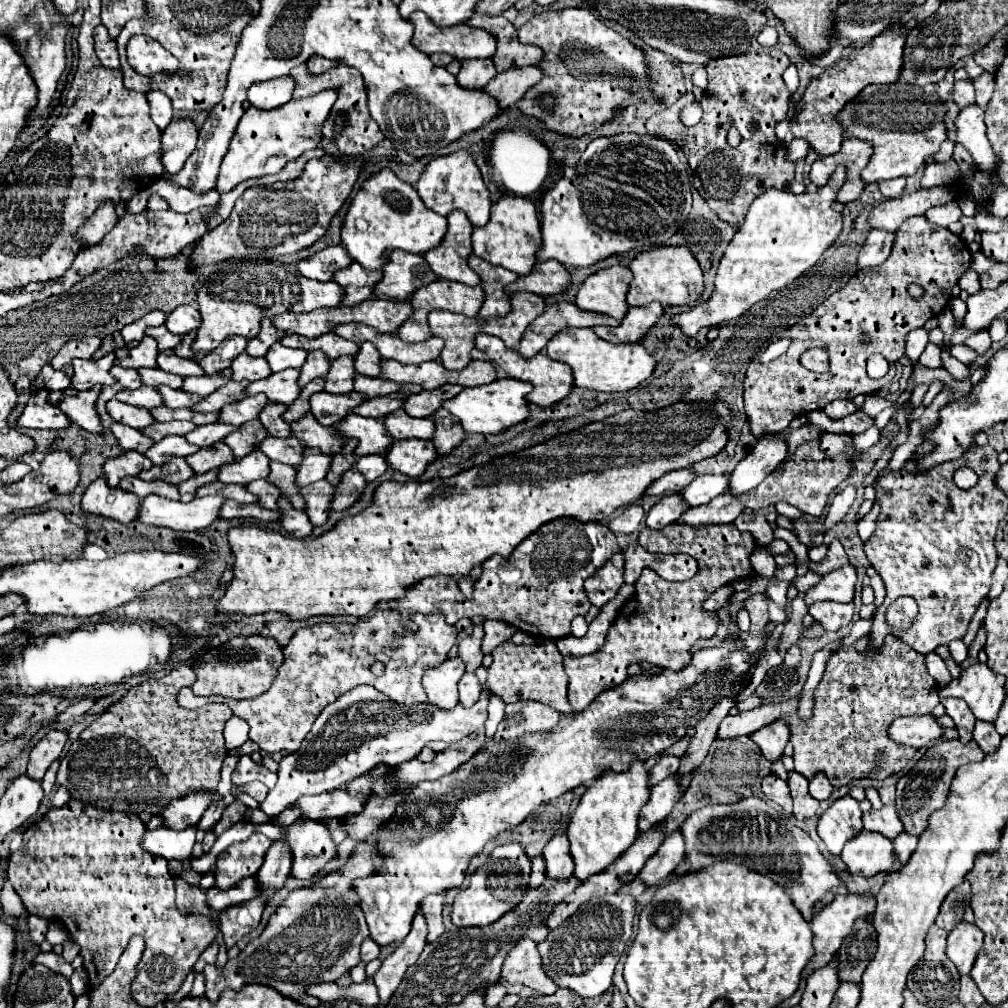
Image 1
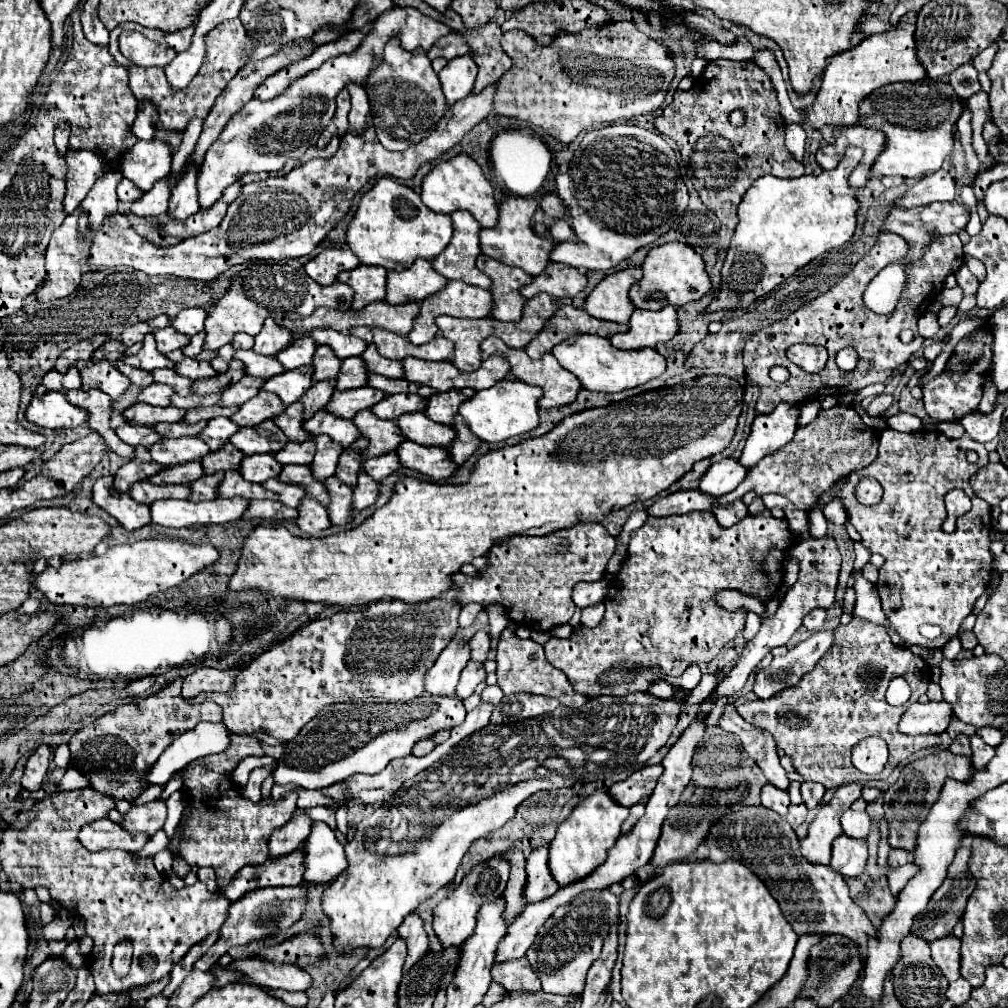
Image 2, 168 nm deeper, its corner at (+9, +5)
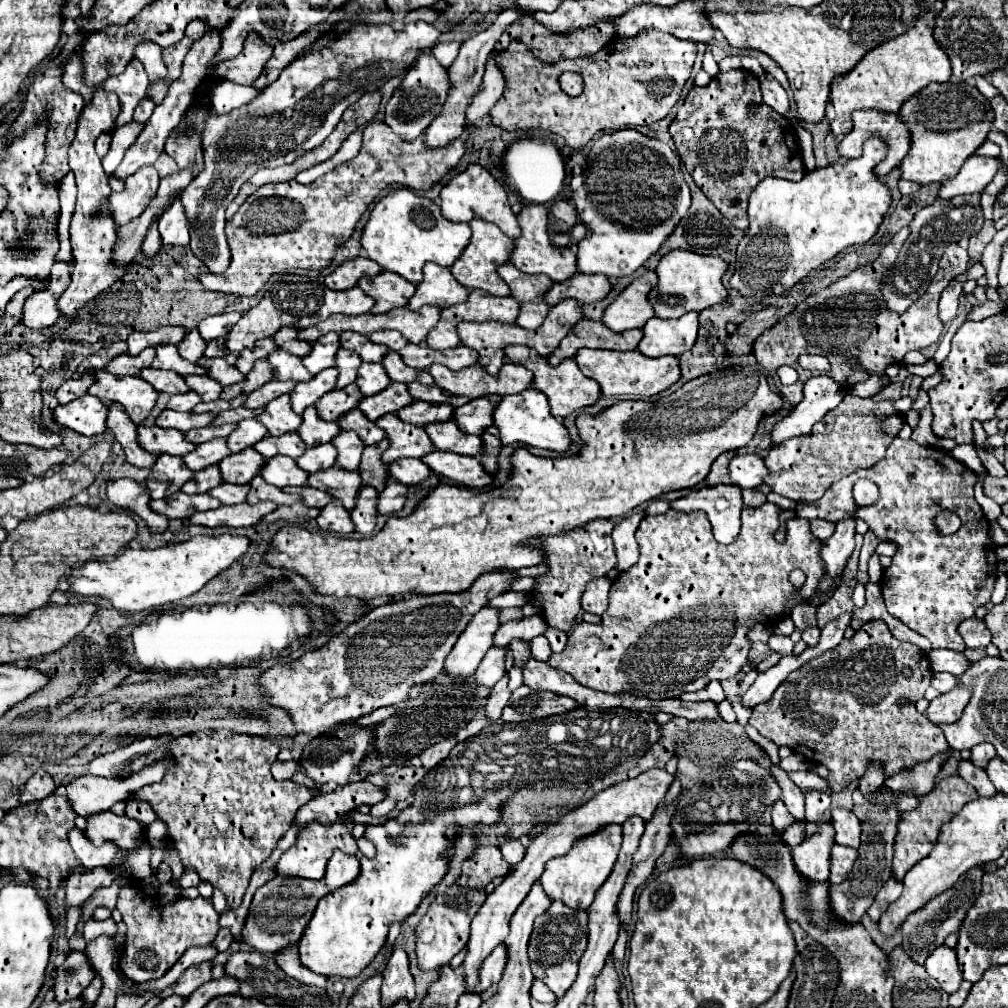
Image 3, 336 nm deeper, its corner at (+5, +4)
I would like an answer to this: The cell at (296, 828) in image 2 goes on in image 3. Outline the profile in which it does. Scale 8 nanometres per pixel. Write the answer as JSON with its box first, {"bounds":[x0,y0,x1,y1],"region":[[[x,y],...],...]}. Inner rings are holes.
{"bounds":[294,781,386,829],"region":[[[350,781],[342,787],[336,787],[330,793],[316,795],[310,803],[306,803],[298,815],[294,825],[298,829],[304,827],[304,823],[310,823],[316,819],[318,823],[334,823],[336,819],[344,817],[348,811],[360,807],[360,805],[376,805],[386,797],[386,787],[376,787],[370,781]]]}

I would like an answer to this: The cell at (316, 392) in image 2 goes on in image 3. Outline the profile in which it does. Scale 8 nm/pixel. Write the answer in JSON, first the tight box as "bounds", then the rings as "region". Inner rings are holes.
{"bounds":[316,383,364,421],"region":[[[350,383],[346,389],[336,389],[336,391],[330,391],[328,395],[324,395],[324,399],[320,399],[320,403],[316,403],[316,409],[320,411],[322,419],[336,421],[338,417],[356,409],[362,399],[364,399],[364,395],[360,393],[358,385]]]}

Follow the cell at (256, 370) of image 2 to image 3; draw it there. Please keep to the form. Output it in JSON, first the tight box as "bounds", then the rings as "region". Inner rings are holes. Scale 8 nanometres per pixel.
{"bounds":[268,351,314,381],"region":[[[274,351],[268,359],[272,367],[276,367],[276,379],[278,381],[310,381],[314,375],[302,365],[302,359],[288,353],[288,351]]]}

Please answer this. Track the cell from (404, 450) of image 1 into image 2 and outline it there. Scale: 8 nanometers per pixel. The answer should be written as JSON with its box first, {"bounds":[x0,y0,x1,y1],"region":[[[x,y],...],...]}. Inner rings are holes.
{"bounds":[396,440,458,482],"region":[[[404,440],[398,446],[396,454],[402,466],[430,476],[436,482],[450,478],[458,468],[454,462],[448,462],[448,454],[444,454],[444,448],[440,446],[420,446],[416,442]]]}

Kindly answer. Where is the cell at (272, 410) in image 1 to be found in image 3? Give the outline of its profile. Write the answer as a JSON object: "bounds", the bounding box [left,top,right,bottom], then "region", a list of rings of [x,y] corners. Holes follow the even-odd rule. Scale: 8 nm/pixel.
{"bounds":[298,407,340,447],"region":[[[308,407],[302,415],[302,425],[298,435],[304,439],[308,447],[316,447],[322,443],[332,443],[336,435],[340,435],[340,425],[336,421],[324,421],[318,417],[316,407]]]}

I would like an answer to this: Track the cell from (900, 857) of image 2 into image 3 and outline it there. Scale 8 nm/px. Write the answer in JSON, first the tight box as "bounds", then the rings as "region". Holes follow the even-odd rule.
{"bounds":[866,877,902,923],"region":[[[890,877],[890,881],[886,881],[884,887],[878,891],[878,895],[876,895],[872,907],[866,911],[866,915],[868,915],[874,923],[878,923],[880,915],[888,909],[890,903],[894,903],[894,901],[900,897],[900,893],[902,893],[902,883]]]}

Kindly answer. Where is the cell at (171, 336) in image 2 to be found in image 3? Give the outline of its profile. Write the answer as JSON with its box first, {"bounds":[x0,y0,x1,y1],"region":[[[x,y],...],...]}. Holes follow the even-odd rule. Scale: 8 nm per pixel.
{"bounds":[178,329,206,363],"region":[[[194,329],[184,337],[184,343],[180,343],[178,349],[180,349],[180,355],[184,355],[184,359],[188,359],[190,363],[196,363],[204,355],[206,341],[200,339],[200,333]]]}

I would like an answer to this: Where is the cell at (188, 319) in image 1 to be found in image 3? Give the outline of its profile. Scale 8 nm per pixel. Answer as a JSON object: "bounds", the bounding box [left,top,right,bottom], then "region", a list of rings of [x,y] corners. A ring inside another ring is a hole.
{"bounds":[198,311,242,341],"region":[[[232,311],[232,313],[222,313],[222,315],[212,315],[206,317],[200,325],[198,331],[206,341],[214,341],[220,337],[226,337],[228,331],[236,325],[236,321],[242,317],[240,311]]]}

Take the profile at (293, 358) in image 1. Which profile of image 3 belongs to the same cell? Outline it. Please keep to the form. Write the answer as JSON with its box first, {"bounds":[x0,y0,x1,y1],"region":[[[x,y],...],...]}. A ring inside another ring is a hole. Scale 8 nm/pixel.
{"bounds":[302,333,340,375],"region":[[[328,333],[312,345],[312,355],[306,355],[302,363],[304,367],[308,367],[308,371],[316,375],[328,367],[334,367],[334,357],[338,349],[340,349],[340,333]]]}

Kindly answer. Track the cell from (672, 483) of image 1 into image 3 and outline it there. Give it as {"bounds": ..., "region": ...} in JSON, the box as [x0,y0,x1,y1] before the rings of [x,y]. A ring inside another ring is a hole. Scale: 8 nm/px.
{"bounds":[706,451,736,485],"region":[[[730,451],[730,453],[722,453],[722,455],[714,461],[712,471],[710,471],[710,475],[706,477],[706,483],[708,483],[708,485],[730,483],[730,477],[728,477],[728,463],[730,463],[730,459],[732,459],[734,455],[736,455],[734,451]]]}

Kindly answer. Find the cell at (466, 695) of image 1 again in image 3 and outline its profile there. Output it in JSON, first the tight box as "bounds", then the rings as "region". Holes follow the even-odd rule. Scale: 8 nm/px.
{"bounds":[474,647,508,687],"region":[[[490,647],[474,677],[482,687],[494,687],[506,675],[506,651],[508,647]]]}

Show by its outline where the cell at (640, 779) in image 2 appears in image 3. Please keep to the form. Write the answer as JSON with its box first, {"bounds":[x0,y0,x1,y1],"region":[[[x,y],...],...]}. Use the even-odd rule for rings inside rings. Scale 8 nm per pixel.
{"bounds":[464,769,674,989],"region":[[[650,769],[644,771],[642,775],[616,783],[600,793],[596,793],[590,801],[586,801],[582,807],[572,809],[570,813],[566,813],[562,819],[548,823],[542,833],[538,837],[532,839],[530,847],[526,849],[526,855],[520,863],[516,863],[512,867],[512,871],[504,877],[504,881],[486,897],[486,903],[480,907],[476,919],[472,919],[472,931],[470,931],[470,941],[468,941],[468,955],[464,961],[464,971],[466,971],[466,987],[472,989],[476,985],[476,967],[480,967],[480,963],[492,953],[492,949],[496,945],[500,945],[506,937],[508,937],[508,923],[510,917],[514,915],[514,911],[518,909],[518,905],[526,899],[526,895],[530,893],[532,885],[540,879],[540,875],[544,873],[544,865],[554,859],[554,857],[562,857],[570,851],[570,847],[578,841],[584,839],[588,835],[594,835],[596,831],[608,827],[608,825],[620,825],[624,823],[628,817],[642,817],[644,823],[648,823],[648,819],[652,819],[654,809],[660,805],[660,801],[666,797],[666,791],[670,789],[674,777],[670,773],[666,773],[664,769]]]}

